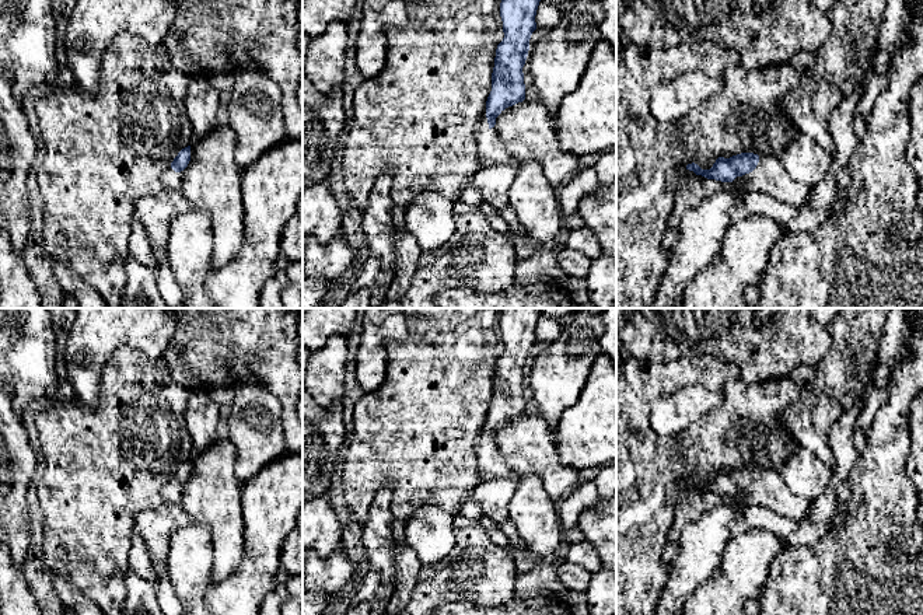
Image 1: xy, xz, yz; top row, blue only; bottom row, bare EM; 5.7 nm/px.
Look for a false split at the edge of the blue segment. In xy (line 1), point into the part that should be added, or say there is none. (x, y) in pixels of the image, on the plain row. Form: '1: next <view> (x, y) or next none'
1: next xy (171, 493)

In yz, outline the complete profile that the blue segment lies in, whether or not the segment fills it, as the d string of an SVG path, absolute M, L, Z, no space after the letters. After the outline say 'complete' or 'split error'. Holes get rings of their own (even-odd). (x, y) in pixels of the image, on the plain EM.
M741 467L730 472L719 471L710 483L702 483L695 476L686 483L707 493L741 496L749 504L796 521L805 520L812 506L812 499L794 495L775 469Z | split error

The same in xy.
M190 459L182 462L171 476L171 481L162 488L161 496L165 503L181 504L182 485L190 475Z | split error

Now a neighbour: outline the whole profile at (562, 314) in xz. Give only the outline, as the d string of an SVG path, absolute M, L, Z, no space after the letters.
M539 308L541 314L564 321L583 308Z

